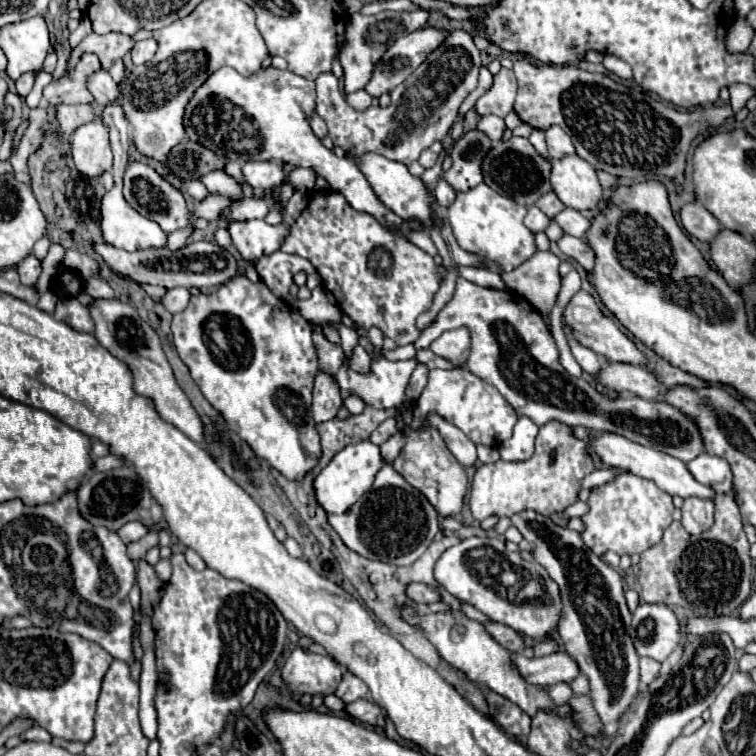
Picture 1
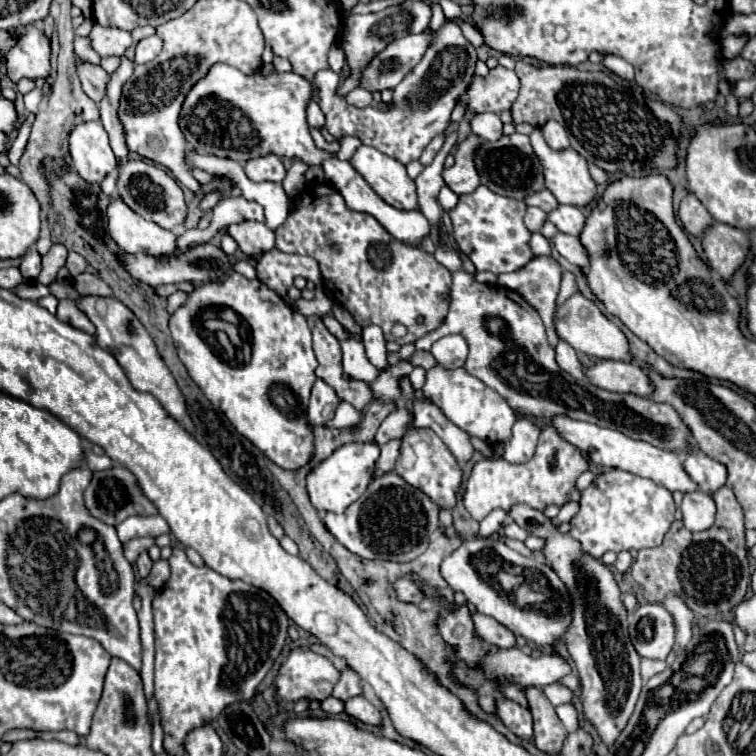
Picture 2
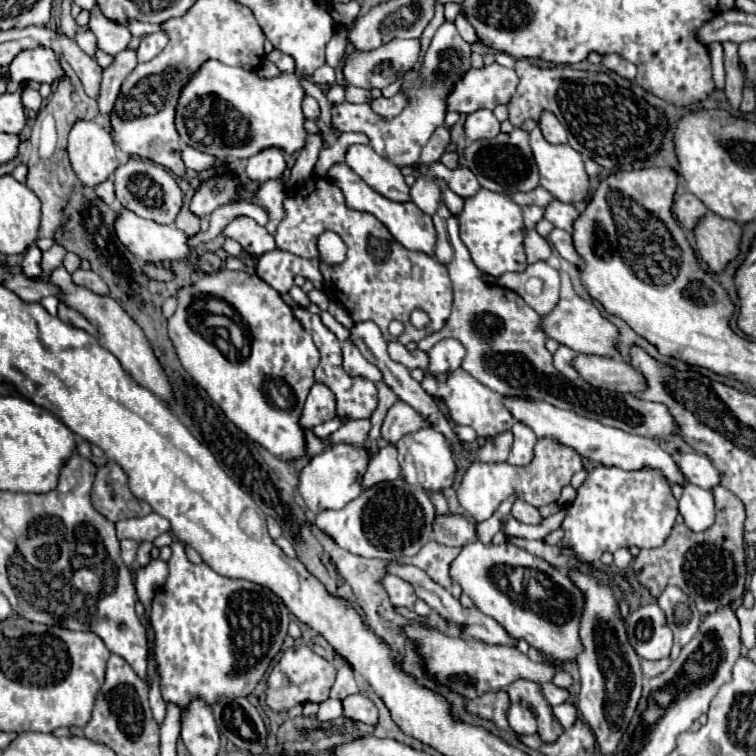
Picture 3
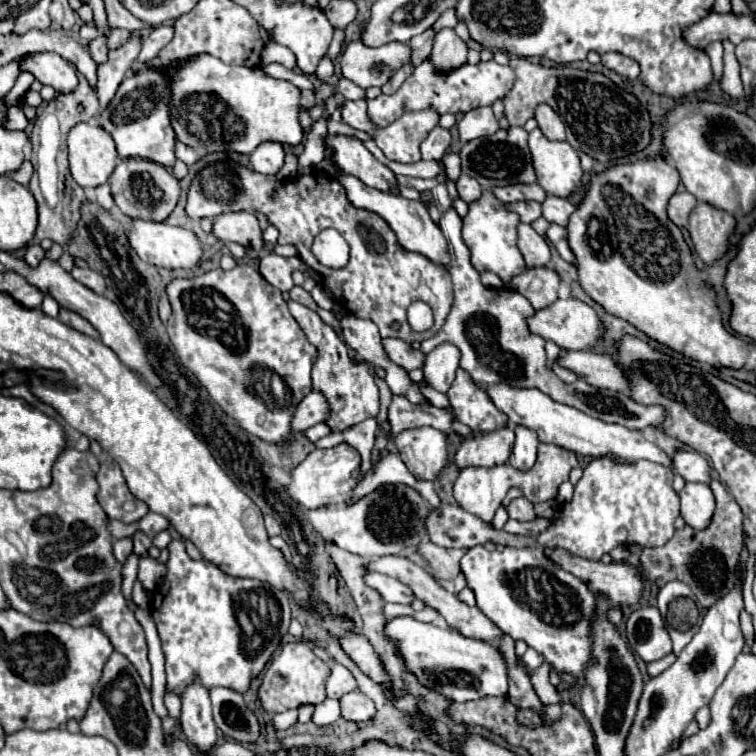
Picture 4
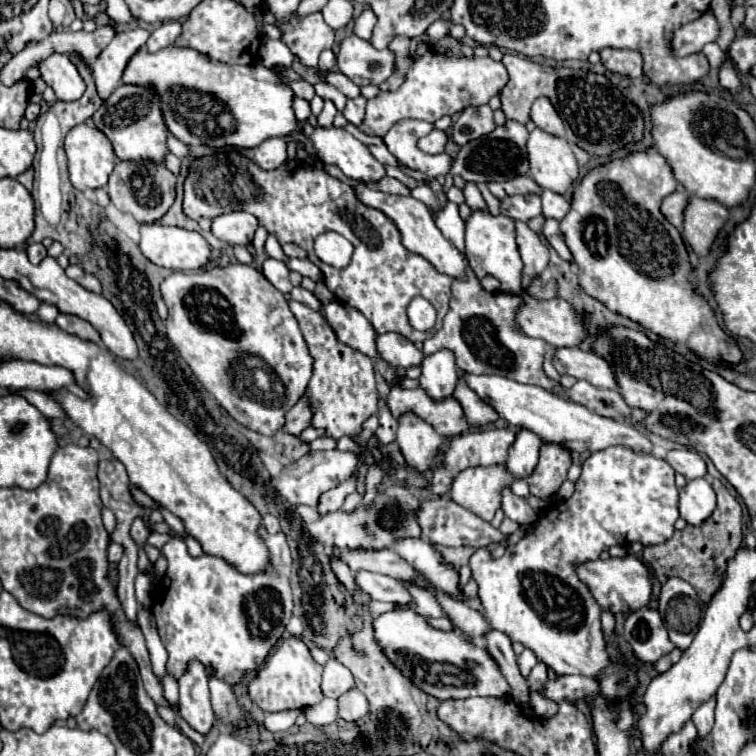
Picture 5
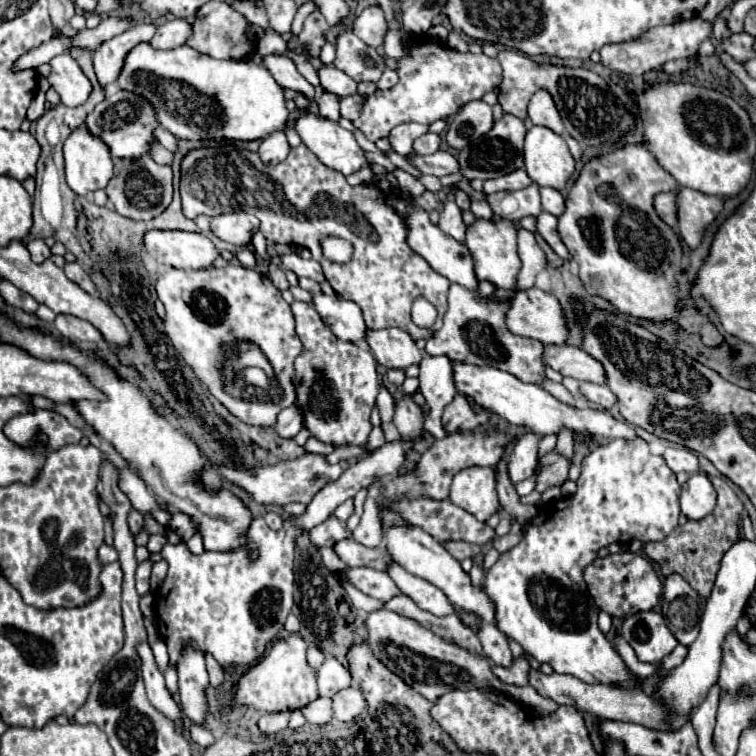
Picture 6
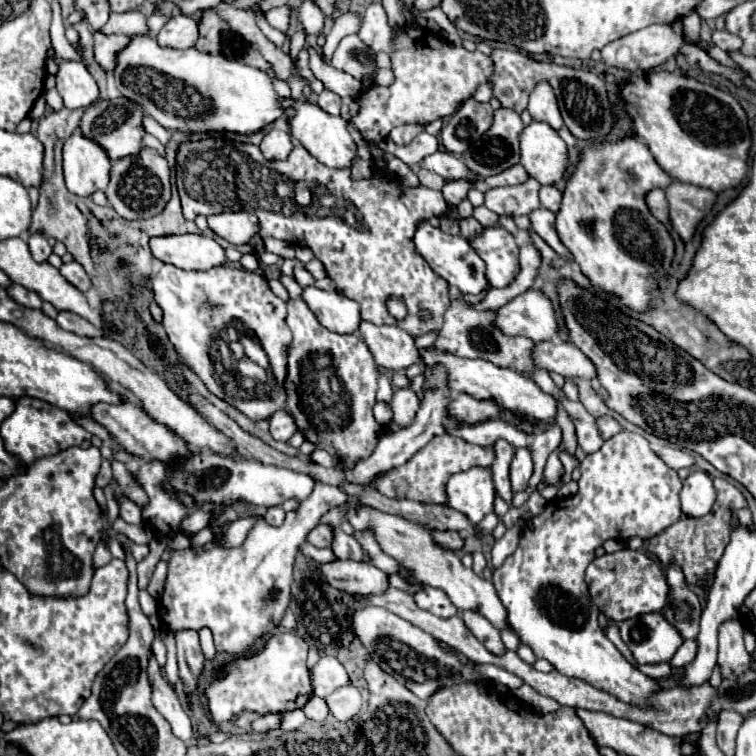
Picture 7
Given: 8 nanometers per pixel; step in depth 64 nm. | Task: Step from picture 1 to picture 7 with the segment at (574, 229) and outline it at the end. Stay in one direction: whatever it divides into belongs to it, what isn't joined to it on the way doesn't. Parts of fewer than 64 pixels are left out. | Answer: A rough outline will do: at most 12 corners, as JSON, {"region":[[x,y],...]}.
{"region":[[556,186],[540,188],[540,202],[558,212],[562,192]]}

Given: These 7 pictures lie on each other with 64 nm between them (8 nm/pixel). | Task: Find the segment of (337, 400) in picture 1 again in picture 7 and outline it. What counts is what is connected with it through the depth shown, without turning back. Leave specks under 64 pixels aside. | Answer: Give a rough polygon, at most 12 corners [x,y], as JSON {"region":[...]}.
{"region":[[278,410],[270,420],[270,434],[288,442],[298,432],[294,418]]}

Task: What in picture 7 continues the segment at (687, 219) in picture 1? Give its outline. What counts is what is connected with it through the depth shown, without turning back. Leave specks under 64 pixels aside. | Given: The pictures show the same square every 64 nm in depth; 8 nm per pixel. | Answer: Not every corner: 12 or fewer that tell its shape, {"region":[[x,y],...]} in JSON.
{"region":[[664,190],[648,192],[650,212],[662,224],[670,222]]}

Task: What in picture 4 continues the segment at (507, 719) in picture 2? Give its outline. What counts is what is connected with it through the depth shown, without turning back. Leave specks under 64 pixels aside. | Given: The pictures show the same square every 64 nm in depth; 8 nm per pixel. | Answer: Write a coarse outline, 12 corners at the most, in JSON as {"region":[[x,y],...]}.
{"region":[[518,710],[518,724],[538,728],[542,718],[532,710]]}

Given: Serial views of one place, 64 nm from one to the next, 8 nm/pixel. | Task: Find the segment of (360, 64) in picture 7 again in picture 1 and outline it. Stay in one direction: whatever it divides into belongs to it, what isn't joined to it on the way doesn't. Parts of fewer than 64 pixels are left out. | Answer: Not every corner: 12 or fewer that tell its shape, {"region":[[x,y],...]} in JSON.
{"region":[[428,26],[398,38],[376,64],[366,92],[396,88],[450,32]]}

